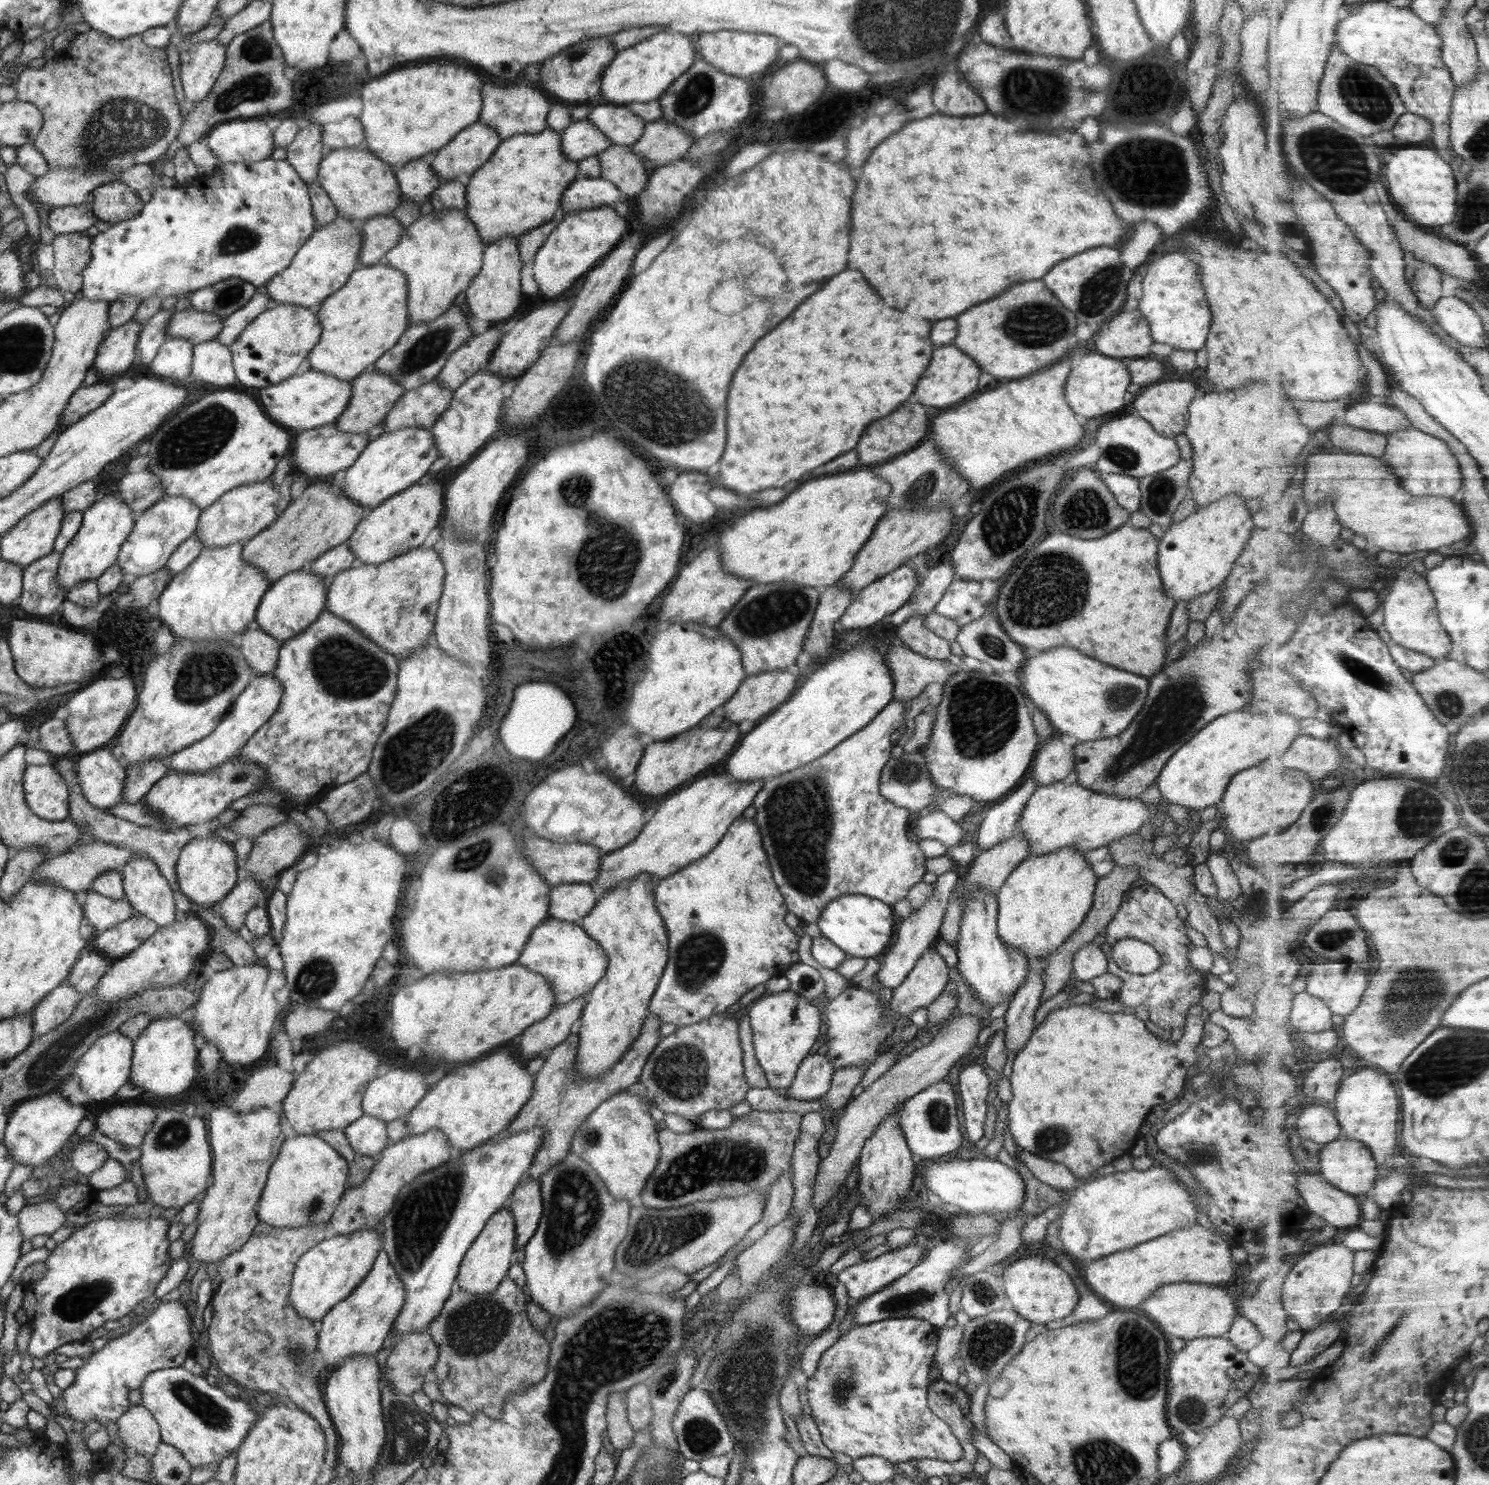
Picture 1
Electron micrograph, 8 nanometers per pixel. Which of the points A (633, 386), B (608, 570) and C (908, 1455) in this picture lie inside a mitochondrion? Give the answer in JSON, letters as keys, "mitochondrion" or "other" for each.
{"A":"mitochondrion","B":"mitochondrion","C":"other"}

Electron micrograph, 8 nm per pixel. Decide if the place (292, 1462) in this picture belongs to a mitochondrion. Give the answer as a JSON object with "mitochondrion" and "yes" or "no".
{"mitochondrion":"no"}

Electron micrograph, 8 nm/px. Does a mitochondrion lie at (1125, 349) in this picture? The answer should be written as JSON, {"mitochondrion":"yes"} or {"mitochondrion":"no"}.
{"mitochondrion":"no"}

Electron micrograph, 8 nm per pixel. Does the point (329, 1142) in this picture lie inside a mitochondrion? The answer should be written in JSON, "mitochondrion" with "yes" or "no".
{"mitochondrion":"no"}

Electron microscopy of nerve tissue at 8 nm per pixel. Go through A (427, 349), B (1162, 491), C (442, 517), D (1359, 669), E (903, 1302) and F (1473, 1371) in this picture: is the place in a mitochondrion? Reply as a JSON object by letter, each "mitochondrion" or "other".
{"A":"mitochondrion","B":"mitochondrion","C":"other","D":"mitochondrion","E":"mitochondrion","F":"other"}

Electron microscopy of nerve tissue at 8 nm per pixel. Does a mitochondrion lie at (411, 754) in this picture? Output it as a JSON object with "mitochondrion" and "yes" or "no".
{"mitochondrion":"yes"}

